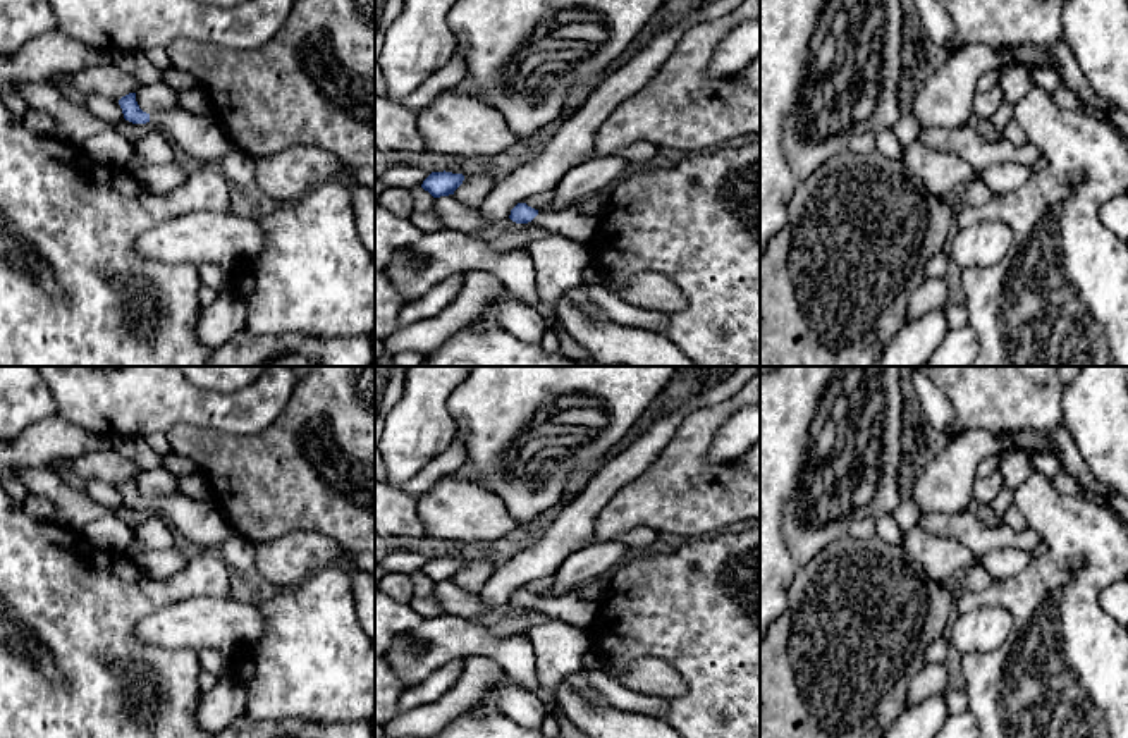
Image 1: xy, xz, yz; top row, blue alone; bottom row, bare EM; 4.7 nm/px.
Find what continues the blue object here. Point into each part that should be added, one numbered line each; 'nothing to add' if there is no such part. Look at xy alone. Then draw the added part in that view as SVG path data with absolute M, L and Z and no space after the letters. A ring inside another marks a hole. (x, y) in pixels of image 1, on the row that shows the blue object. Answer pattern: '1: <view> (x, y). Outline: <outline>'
1: xy (200, 136). Outline: M179 107L150 114L150 122L165 129L198 167L220 167L232 150L239 150L213 115L196 115Z

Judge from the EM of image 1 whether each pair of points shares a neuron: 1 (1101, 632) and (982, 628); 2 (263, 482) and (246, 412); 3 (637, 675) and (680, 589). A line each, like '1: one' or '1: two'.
1: two
2: two
3: two

